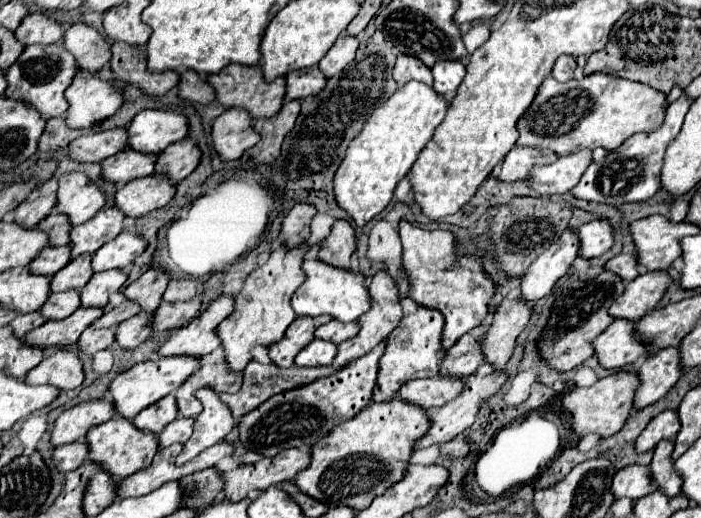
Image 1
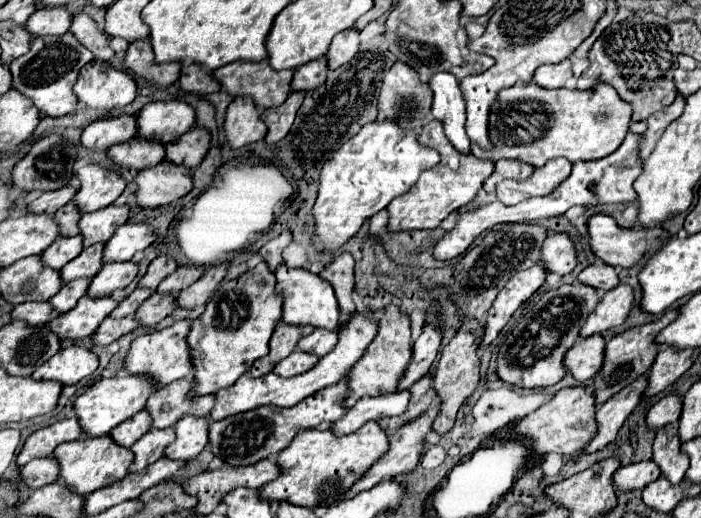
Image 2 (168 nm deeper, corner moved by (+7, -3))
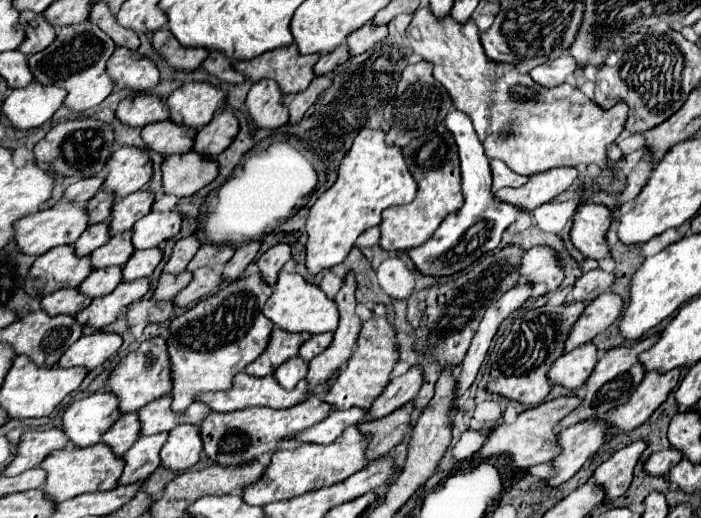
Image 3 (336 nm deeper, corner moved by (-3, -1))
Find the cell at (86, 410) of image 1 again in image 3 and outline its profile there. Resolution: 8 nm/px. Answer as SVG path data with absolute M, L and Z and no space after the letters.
M50 428L50 430L30 430L22 436L18 444L18 454L12 460L12 464L2 472L4 476L16 476L22 474L28 468L40 466L44 458L54 452L68 446L68 438L62 432L62 428Z

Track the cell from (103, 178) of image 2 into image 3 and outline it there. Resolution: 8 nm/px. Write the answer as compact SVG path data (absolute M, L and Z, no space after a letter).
M122 146L118 148L106 162L106 180L102 184L102 190L112 190L112 194L116 194L116 198L126 198L132 192L138 192L140 188L144 188L152 176L152 162L148 158L148 154L144 150L138 148L130 148L130 146Z

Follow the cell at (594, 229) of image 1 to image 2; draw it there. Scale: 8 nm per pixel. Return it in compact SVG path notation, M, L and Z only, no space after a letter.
M550 234L542 244L540 258L544 262L546 272L558 276L572 272L576 266L576 250L566 234Z

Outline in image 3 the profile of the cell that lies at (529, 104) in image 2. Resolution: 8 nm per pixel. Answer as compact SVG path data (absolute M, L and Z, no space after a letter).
M422 6L412 14L406 38L416 54L434 64L434 78L448 90L454 106L472 118L488 158L498 158L524 176L556 166L604 166L608 162L608 146L614 144L628 120L624 102L604 110L572 84L542 88L512 64L488 60L472 18L460 24L450 16L436 18L430 6Z

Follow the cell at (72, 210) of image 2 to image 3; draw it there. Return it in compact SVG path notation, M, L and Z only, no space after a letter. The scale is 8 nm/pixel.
M98 190L98 194L94 194L94 198L90 198L86 202L86 214L88 214L88 224L98 224L104 222L110 216L110 208L112 208L114 196L110 192Z

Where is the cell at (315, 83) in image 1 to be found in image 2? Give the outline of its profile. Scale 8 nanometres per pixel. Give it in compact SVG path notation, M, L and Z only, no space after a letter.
M326 58L312 60L310 64L302 64L302 68L296 68L296 74L292 80L292 90L318 88L318 84L326 82L326 72L328 72Z

